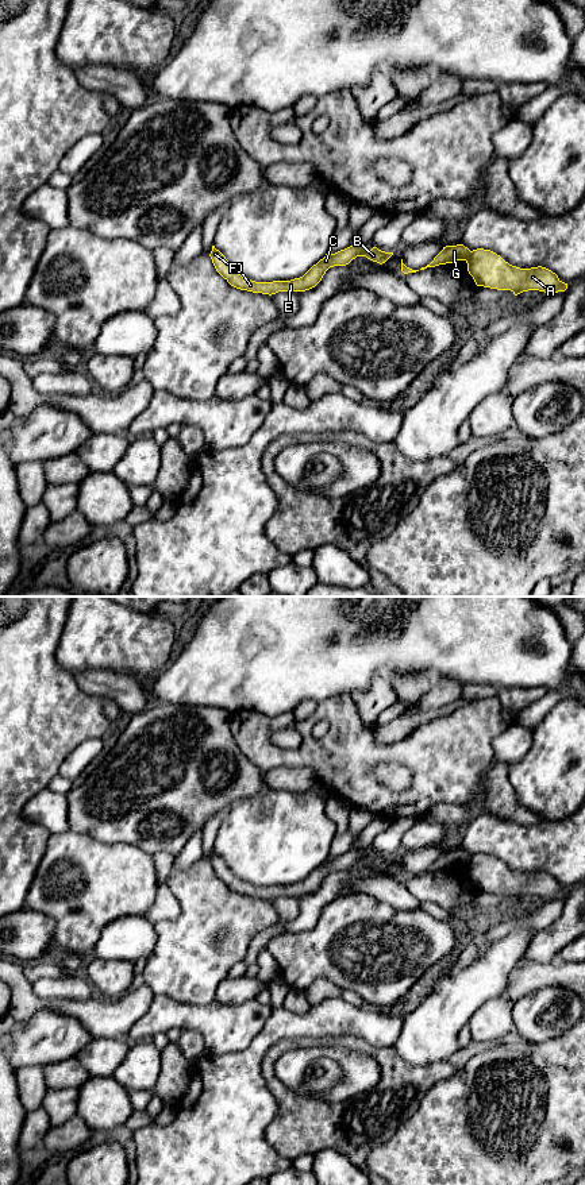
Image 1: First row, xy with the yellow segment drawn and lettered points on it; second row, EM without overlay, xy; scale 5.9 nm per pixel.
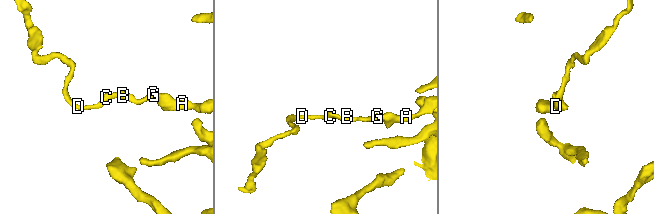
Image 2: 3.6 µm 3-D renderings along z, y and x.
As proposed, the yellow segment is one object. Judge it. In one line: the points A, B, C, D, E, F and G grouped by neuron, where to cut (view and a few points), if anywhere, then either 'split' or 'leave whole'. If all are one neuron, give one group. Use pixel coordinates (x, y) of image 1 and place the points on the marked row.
groups A / B C D E F G; cut xy (470, 251), (466, 261); split

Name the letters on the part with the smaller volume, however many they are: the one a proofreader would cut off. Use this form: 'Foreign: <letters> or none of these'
Foreign: B, C, D, E, F, G

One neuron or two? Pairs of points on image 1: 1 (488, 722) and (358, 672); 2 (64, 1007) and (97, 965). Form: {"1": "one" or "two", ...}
{"1": "two", "2": "two"}

